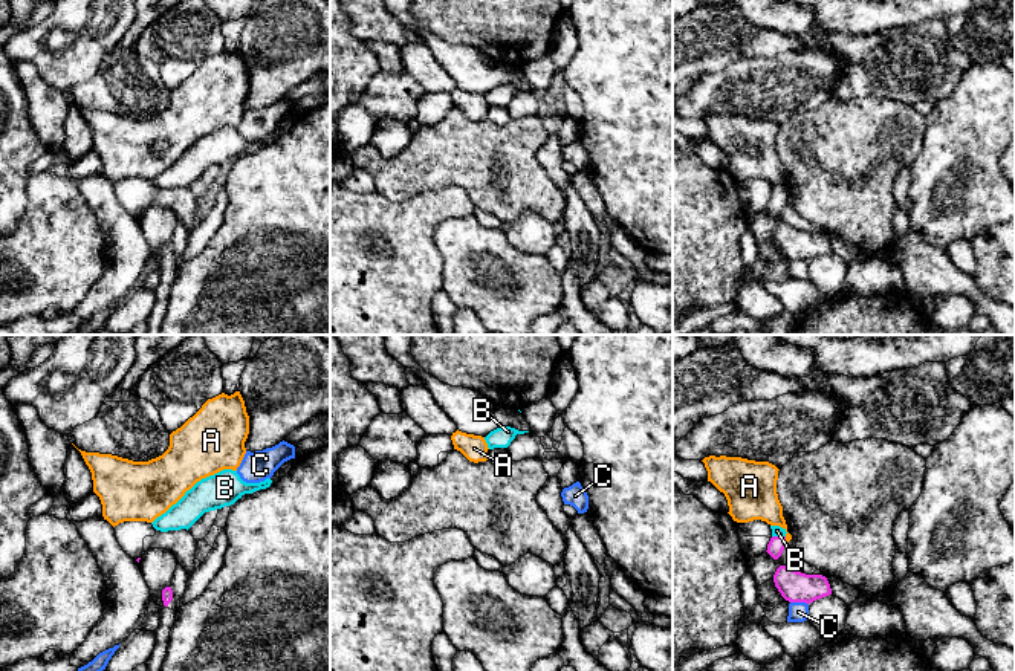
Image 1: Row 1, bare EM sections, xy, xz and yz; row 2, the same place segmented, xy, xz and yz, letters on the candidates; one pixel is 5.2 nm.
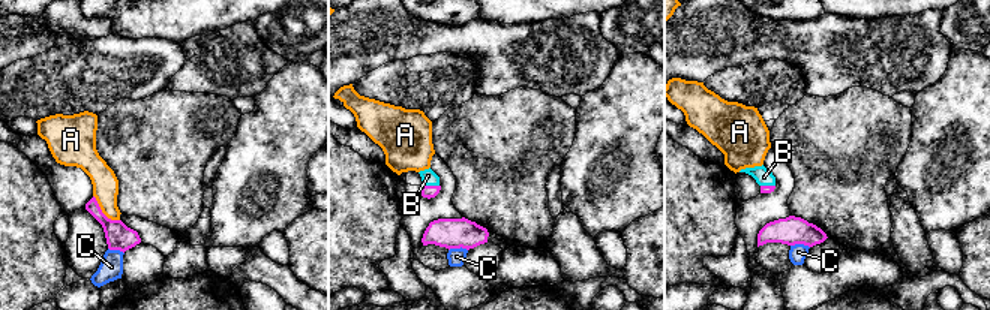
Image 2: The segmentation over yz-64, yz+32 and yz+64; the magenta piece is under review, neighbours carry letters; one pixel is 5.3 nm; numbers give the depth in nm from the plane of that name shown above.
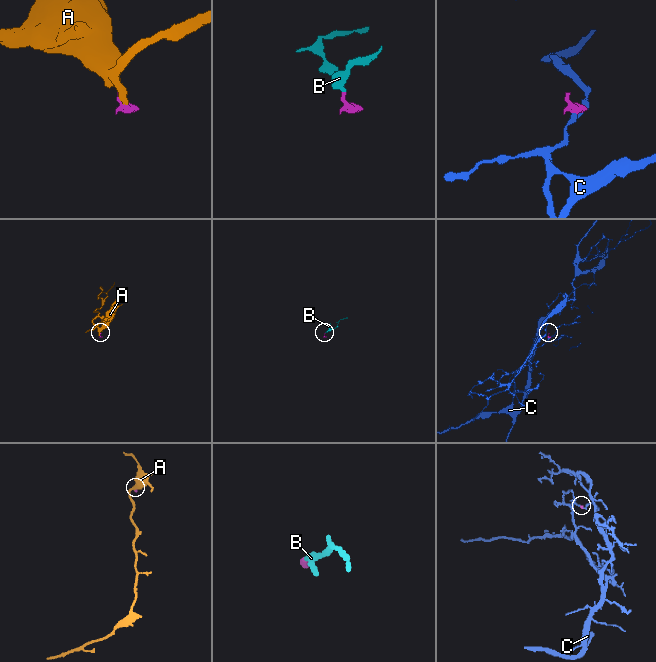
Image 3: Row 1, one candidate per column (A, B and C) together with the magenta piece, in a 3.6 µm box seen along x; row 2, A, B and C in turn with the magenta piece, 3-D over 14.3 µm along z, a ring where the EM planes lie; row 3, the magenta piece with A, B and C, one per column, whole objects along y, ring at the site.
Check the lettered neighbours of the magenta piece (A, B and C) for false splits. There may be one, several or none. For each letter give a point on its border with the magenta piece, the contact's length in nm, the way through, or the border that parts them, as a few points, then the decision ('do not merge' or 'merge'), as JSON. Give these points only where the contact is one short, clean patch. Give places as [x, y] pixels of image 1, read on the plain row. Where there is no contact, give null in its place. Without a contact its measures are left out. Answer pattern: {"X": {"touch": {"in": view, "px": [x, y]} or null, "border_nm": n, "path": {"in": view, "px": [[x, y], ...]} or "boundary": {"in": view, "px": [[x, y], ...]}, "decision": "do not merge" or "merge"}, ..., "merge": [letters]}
{"A": {"touch": {"in": "yz", "px": [784, 197]}, "border_nm": 40, "boundary": {"in": "yz", "px": [[784, 194], [788, 199]]}, "decision": "do not merge"}, "B": {"touch": {"in": "yz", "px": [778, 194]}, "border_nm": 70, "decision": "merge"}, "C": {"touch": {"in": "yz", "px": [800, 259]}, "border_nm": 100, "boundary": {"in": "yz", "px": [[791, 259], [804, 259], [807, 262]]}, "decision": "do not merge"}, "merge": ["B"]}

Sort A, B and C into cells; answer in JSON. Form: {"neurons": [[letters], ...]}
{"neurons": [["A"], ["B"], ["C"]]}

